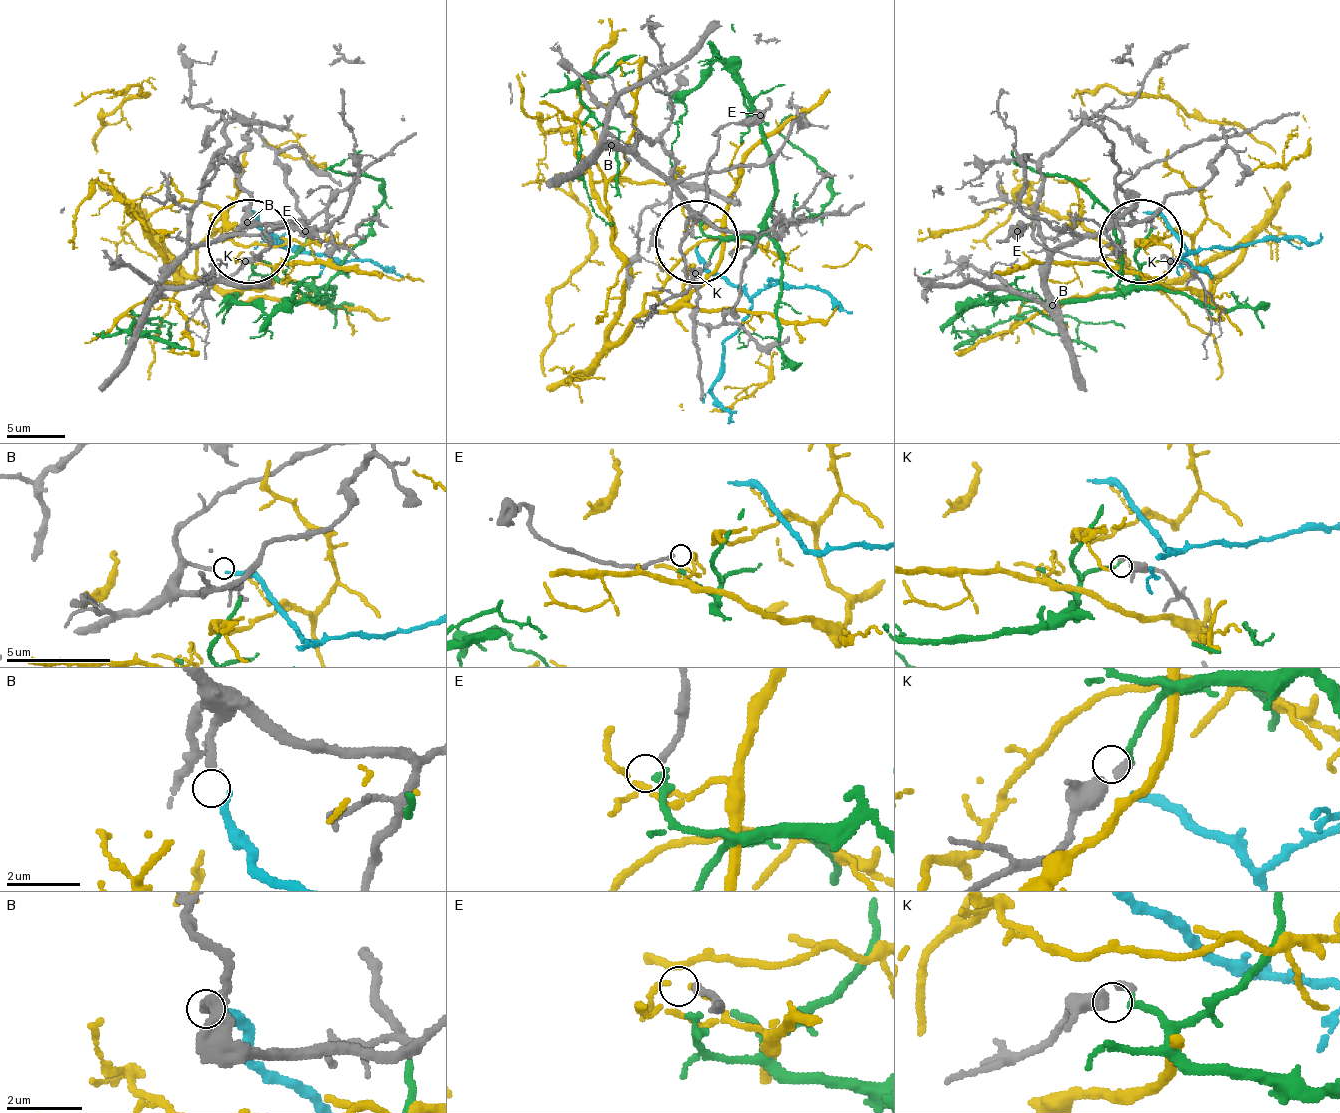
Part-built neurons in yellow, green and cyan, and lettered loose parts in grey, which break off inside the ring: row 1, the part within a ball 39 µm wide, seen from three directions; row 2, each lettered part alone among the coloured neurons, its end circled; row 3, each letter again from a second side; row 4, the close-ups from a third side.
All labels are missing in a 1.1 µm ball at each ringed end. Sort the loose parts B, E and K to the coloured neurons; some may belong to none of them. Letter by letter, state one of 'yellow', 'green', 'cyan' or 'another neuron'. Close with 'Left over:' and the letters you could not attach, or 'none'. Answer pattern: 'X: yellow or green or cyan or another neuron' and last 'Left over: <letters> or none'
B: cyan
E: another neuron
K: green
Left over: E

